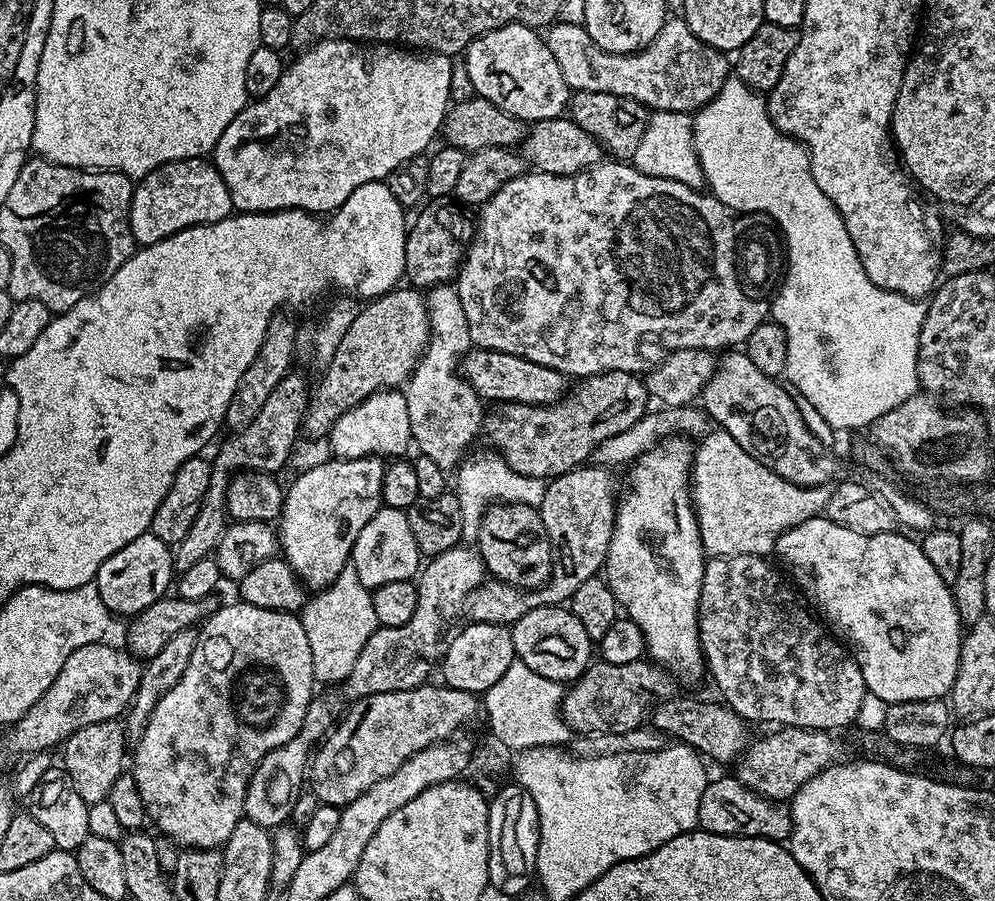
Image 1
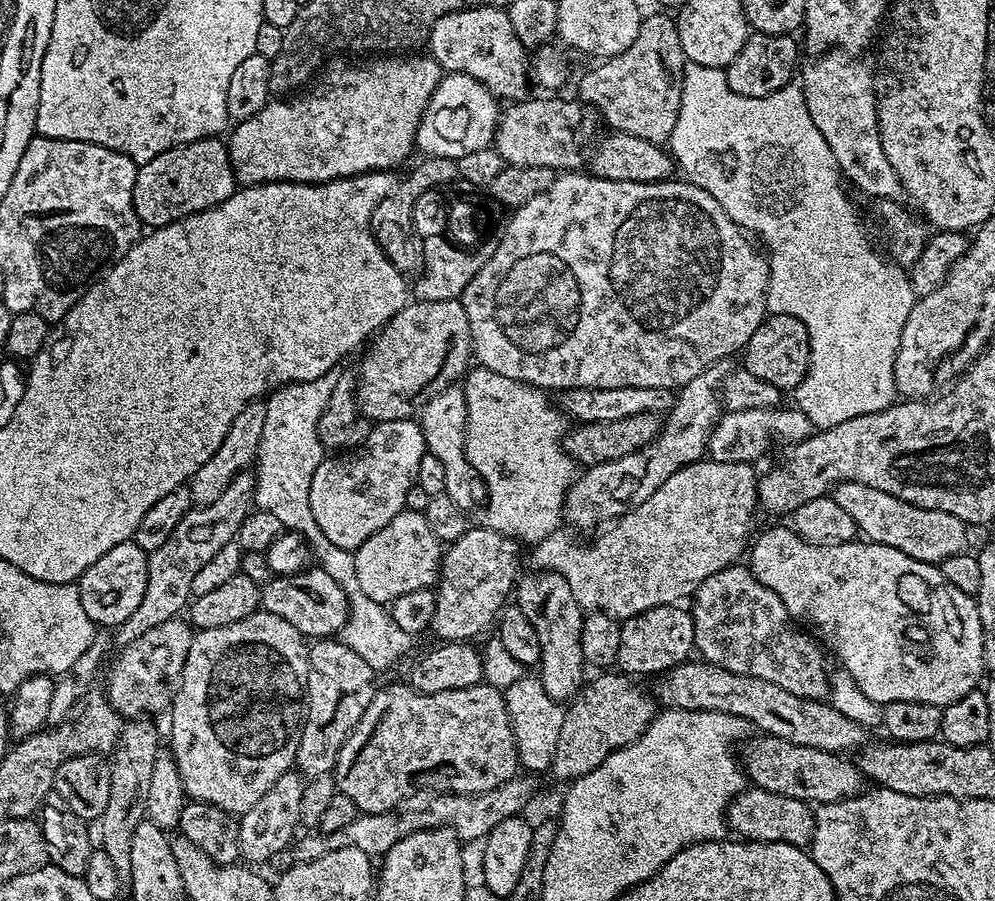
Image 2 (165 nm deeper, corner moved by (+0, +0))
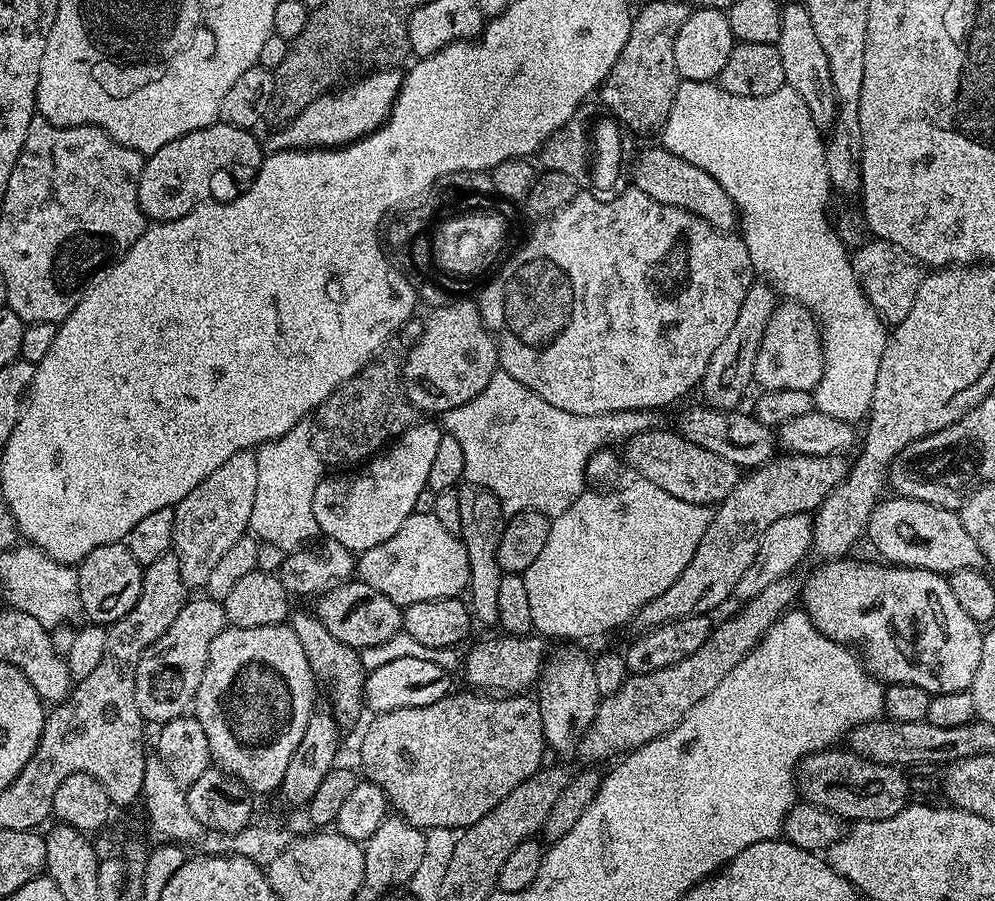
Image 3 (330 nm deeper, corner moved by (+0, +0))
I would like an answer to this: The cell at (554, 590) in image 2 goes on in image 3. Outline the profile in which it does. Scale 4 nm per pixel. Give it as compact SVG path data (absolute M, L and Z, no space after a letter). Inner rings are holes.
M564 646L557 656L549 655L543 665L534 692L536 705L542 714L542 730L544 742L560 756L575 753L580 747L580 740L588 732L594 722L596 711L602 699L598 692L597 676L594 674L593 657L579 652L579 647ZM540 688L540 689L539 689ZM537 691L537 692L536 692Z

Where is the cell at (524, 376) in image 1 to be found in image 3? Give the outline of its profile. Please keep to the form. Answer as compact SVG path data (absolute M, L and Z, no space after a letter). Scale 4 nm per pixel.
M688 408L680 416L678 431L694 446L702 446L702 450L710 450L726 458L726 462L734 462L741 470L761 468L773 459L778 452L778 436L773 429L756 420L755 415L744 413L744 410L725 410L723 408Z

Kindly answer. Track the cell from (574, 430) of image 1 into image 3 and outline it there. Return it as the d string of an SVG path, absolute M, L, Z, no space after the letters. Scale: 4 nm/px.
M663 426L627 437L624 446L623 463L627 467L629 464L639 479L654 482L654 486L666 490L666 494L674 494L674 498L682 498L682 502L705 506L720 504L730 494L730 490L734 490L742 475L734 462L726 462L726 458L719 454L702 450L702 446L694 446L694 442L681 436L679 431L667 432Z

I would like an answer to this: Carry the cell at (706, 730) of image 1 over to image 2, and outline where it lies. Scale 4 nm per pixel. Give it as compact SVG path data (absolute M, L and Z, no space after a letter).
M767 734L757 737L757 740L747 741L748 749L742 755L744 775L755 787L782 794L786 798L815 802L817 805L857 796L865 787L864 775L856 769L855 763L843 755L814 750L810 746L798 746L794 742L786 742Z

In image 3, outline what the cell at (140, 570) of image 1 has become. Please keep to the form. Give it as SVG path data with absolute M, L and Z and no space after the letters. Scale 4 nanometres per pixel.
M127 543L103 544L86 558L81 560L76 568L78 574L78 590L80 591L80 607L83 615L91 623L101 626L113 624L134 602L138 602L138 594L142 590L144 568L136 561L134 554L130 554Z

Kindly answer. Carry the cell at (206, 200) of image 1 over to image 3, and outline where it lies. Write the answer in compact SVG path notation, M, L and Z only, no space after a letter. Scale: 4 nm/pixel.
M217 122L174 142L166 142L162 150L145 159L140 175L138 198L145 217L152 222L182 218L191 208L197 208L211 197L208 195L212 192L212 179L223 168L233 168L240 180L255 177L266 152L251 135L247 128Z

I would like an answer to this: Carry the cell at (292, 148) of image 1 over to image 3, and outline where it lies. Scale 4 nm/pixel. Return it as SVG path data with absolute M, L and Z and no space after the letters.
M396 70L370 72L353 79L335 90L322 94L302 110L293 120L287 121L272 137L267 147L272 152L307 150L310 148L342 148L375 132L389 116L400 93L401 73Z

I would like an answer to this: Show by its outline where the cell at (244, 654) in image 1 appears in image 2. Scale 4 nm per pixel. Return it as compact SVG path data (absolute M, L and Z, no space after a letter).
M263 610L250 614L250 618L242 618L242 622L230 622L230 626L217 628L201 628L190 642L190 654L186 654L186 662L182 666L182 678L172 699L170 715L172 715L172 745L170 751L176 759L178 774L182 774L184 795L189 801L198 804L213 804L233 814L243 814L282 778L295 765L298 742L302 738L302 730L308 713L308 649L306 638L290 622L278 618L278 614L270 614Z

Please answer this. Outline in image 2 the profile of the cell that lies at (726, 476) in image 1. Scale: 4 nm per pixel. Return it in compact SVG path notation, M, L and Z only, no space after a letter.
M711 458L688 464L666 478L666 482L662 482L662 486L658 486L658 490L642 502L642 506L633 508L611 526L605 527L605 532L597 540L589 544L575 544L564 530L557 530L531 549L532 560L537 569L556 572L566 578L574 598L585 610L627 618L654 606L680 604L695 596L698 586L702 586L710 574L741 559L744 543L752 532L752 519L758 513L756 470L750 464L731 464Z

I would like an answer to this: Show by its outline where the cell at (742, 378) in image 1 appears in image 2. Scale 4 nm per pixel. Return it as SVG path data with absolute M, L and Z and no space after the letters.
M842 482L836 485L834 495L838 506L854 518L857 533L865 541L882 546L894 546L902 554L939 566L943 560L965 551L969 529L954 514L942 510L926 510L905 500L886 494L886 490L874 490L874 486L862 486L862 482Z

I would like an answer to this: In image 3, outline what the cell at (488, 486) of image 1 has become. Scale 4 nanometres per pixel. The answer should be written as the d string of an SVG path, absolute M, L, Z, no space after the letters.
M497 371L490 382L470 402L443 413L442 428L445 433L458 438L462 454L466 454L464 480L469 485L488 489L500 499L505 513L540 512L549 518L561 516L586 490L586 477L590 458L598 450L607 449L615 440L623 441L640 432L649 432L657 427L657 413L651 408L641 408L638 412L607 412L597 416L570 414L550 406L534 390L522 386L510 374Z

